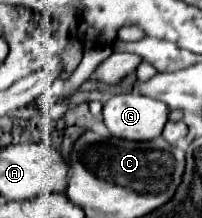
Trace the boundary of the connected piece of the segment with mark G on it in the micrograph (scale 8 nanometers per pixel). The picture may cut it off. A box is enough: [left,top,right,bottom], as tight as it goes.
[102,94,168,142]

